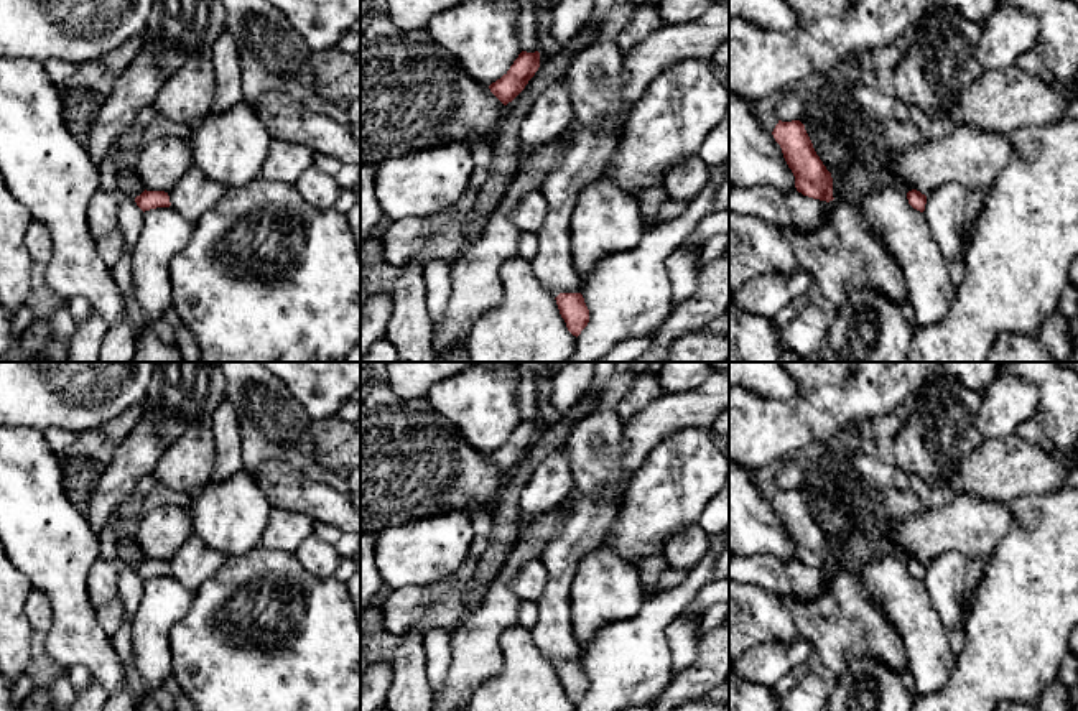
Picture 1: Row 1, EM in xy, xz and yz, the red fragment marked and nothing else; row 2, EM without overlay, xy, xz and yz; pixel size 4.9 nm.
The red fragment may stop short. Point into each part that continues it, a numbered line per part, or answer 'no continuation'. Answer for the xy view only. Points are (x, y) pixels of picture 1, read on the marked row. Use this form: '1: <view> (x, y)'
no continuation

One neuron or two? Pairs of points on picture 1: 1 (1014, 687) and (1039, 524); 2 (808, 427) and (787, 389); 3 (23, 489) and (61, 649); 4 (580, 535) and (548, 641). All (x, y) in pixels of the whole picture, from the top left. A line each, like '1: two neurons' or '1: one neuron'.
1: one neuron
2: two neurons
3: one neuron
4: one neuron

